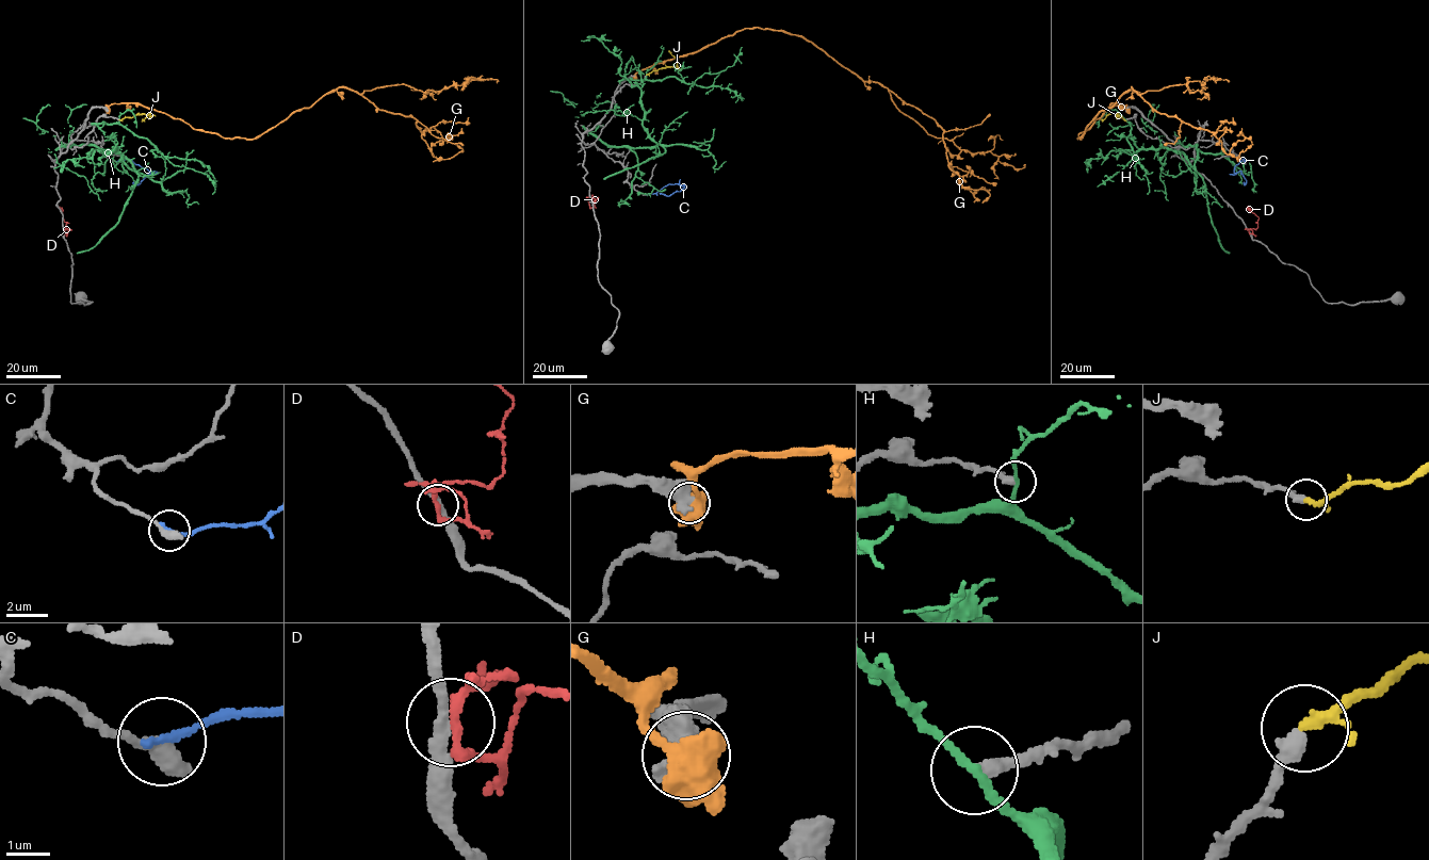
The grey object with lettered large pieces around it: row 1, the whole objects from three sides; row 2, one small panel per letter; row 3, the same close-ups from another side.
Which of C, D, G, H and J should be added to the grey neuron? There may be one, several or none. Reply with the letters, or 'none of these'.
J

